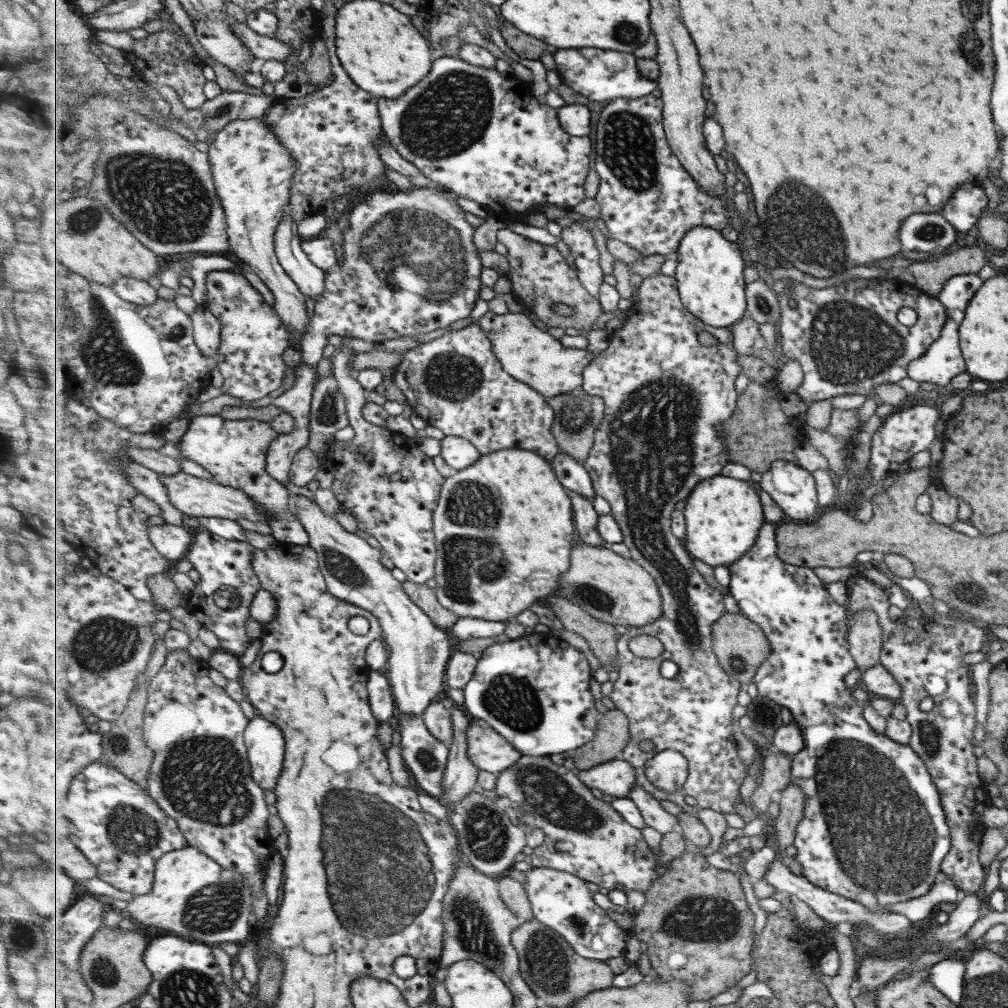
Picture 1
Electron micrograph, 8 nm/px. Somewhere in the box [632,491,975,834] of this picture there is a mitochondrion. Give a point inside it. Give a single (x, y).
(930, 740)

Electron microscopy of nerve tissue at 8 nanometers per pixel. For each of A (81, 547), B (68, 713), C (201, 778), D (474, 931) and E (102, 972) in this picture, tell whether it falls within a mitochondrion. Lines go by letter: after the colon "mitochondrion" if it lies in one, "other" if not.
A: other
B: other
C: mitochondrion
D: mitochondrion
E: mitochondrion

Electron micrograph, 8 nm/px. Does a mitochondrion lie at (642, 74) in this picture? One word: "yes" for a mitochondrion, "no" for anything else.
no

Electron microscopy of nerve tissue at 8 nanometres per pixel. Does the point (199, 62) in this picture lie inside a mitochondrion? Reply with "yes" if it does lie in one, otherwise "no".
no

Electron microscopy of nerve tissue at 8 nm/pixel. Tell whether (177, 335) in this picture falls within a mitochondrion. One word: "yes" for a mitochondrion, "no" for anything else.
no

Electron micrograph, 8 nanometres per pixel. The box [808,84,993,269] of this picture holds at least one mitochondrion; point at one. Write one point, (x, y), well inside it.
(933, 233)

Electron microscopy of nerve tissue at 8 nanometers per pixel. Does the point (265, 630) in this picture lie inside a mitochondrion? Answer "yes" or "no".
no

